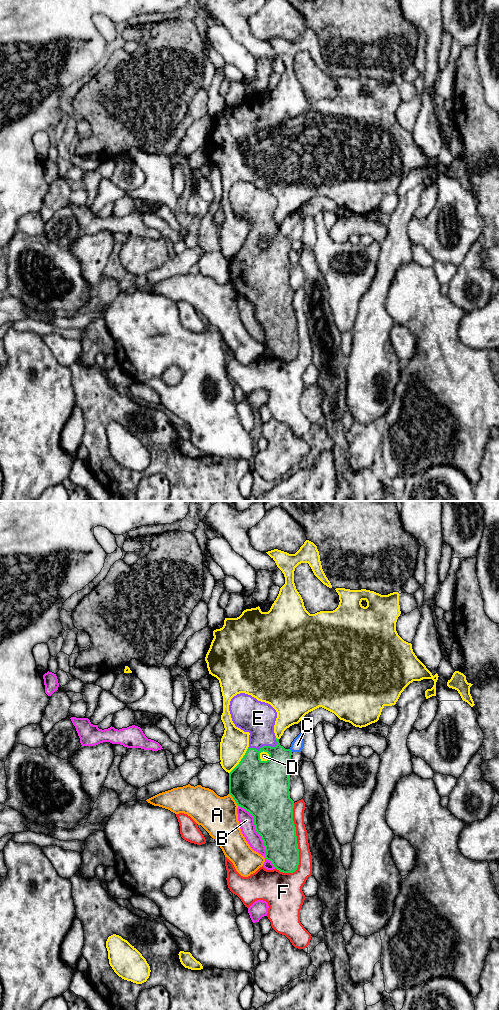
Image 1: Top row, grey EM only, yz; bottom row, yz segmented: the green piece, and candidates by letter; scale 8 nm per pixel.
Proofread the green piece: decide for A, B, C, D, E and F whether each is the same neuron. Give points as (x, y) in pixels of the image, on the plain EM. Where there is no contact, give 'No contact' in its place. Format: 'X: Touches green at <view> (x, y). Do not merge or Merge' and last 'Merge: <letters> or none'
A: Touches green at yz (233, 286). Do not merge
B: Touches green at yz (259, 322). Do not merge
C: Touches green at yz (290, 238). Do not merge
D: Touches green at yz (269, 243). Do not merge
E: Touches green at yz (263, 234). Merge
F: Touches green at yz (296, 331). Do not merge
Merge: E

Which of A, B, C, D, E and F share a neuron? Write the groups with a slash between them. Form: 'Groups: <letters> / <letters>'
Groups: A / B / C / D / E / F

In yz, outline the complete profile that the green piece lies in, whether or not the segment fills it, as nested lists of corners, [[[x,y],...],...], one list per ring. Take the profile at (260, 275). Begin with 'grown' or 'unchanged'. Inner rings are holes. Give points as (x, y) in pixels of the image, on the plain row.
grown | [[[240,181],[234,184],[229,193],[231,206],[236,215],[249,220],[249,235],[239,252],[229,261],[229,282],[237,293],[248,299],[254,305],[256,320],[261,324],[265,334],[265,346],[283,361],[293,361],[299,353],[299,337],[296,315],[293,309],[294,289],[290,286],[290,258],[292,239],[280,233],[274,221],[277,206],[276,198],[268,191],[258,189],[251,183]],[[261,240],[267,240],[269,247],[262,249]]]

